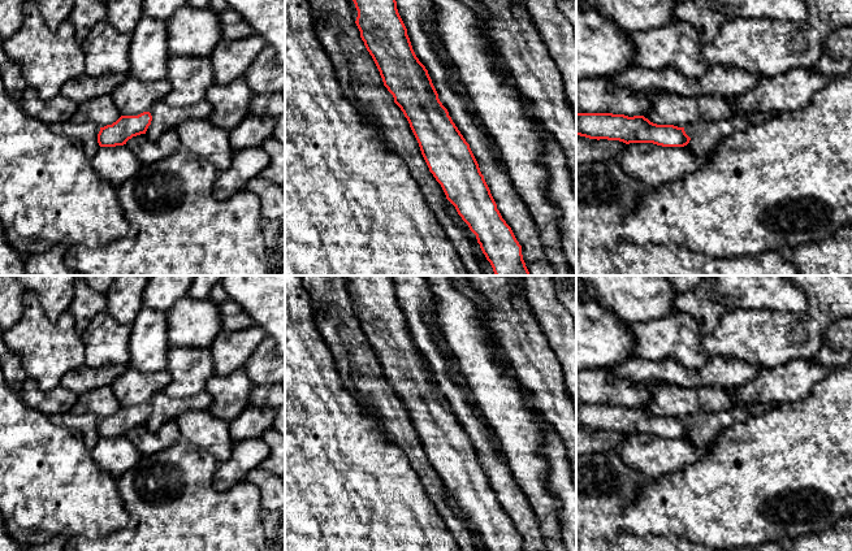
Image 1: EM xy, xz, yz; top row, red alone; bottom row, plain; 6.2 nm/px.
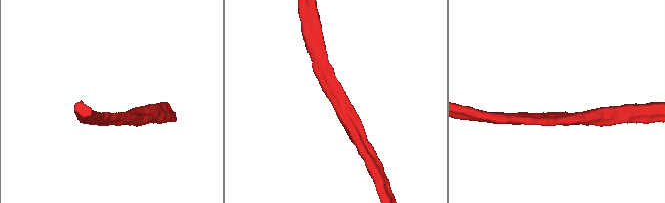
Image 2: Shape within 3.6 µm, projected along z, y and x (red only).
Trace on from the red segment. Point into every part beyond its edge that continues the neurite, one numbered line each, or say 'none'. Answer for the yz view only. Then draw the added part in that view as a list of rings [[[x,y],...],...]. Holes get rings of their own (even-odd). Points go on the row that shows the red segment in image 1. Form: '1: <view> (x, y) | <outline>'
none

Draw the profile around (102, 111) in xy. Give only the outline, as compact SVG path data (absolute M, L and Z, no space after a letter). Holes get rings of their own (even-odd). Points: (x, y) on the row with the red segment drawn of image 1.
M104 95L78 105L77 112L72 116L72 123L92 122L99 127L112 125L121 117L112 97Z

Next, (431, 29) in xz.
M429 21L424 23L424 27L425 27L425 31L432 36L432 42L436 49L438 51L441 60L447 65L453 64L438 35L437 27Z

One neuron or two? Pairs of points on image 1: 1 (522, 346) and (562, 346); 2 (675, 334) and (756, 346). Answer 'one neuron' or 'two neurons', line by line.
1: two neurons
2: two neurons

